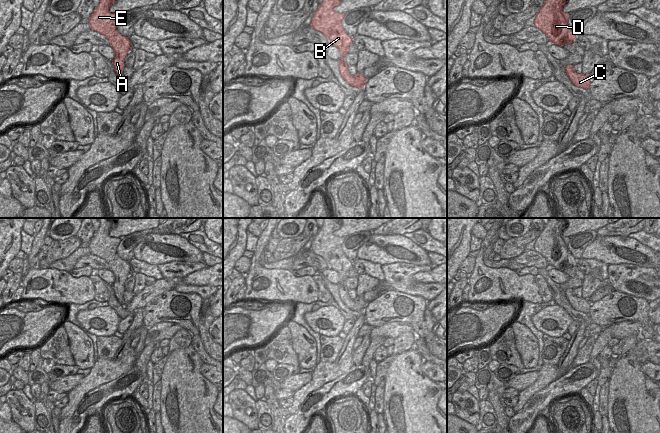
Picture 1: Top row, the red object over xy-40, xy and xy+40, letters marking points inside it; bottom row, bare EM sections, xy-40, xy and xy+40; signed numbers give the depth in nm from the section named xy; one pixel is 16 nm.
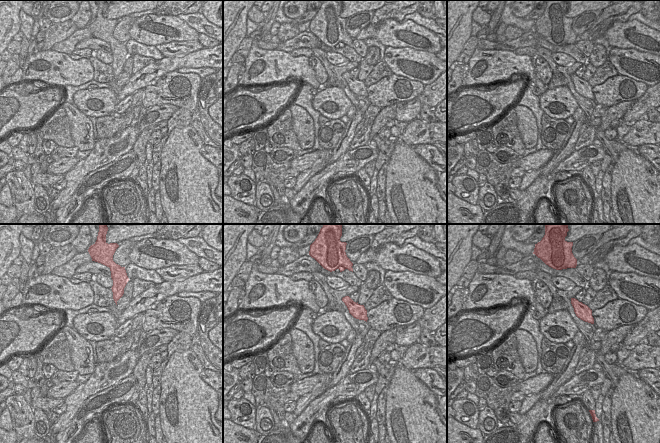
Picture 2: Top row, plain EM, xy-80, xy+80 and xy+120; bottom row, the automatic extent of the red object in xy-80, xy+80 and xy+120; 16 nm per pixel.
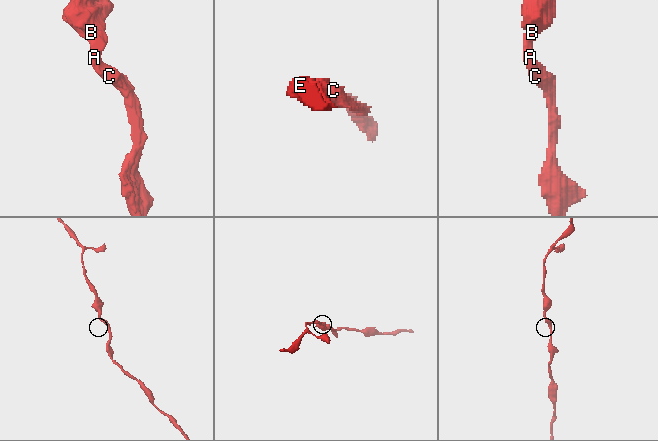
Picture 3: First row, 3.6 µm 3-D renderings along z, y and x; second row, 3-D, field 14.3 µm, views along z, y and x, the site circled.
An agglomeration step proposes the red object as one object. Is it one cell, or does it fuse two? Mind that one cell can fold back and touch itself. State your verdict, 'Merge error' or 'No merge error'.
No merge error.

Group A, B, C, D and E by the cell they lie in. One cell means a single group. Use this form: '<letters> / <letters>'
A B C D E

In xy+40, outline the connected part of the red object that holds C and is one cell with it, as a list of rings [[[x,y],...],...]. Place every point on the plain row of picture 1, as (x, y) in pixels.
[[[567,289],[565,291],[565,296],[571,306],[576,310],[588,314],[590,311],[591,303],[588,299],[578,298],[573,293],[573,289]]]

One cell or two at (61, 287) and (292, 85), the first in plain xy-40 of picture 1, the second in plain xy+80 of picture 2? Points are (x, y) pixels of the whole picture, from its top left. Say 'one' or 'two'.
two

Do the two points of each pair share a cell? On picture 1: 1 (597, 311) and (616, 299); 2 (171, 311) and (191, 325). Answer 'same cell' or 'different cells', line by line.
1: same cell
2: same cell

